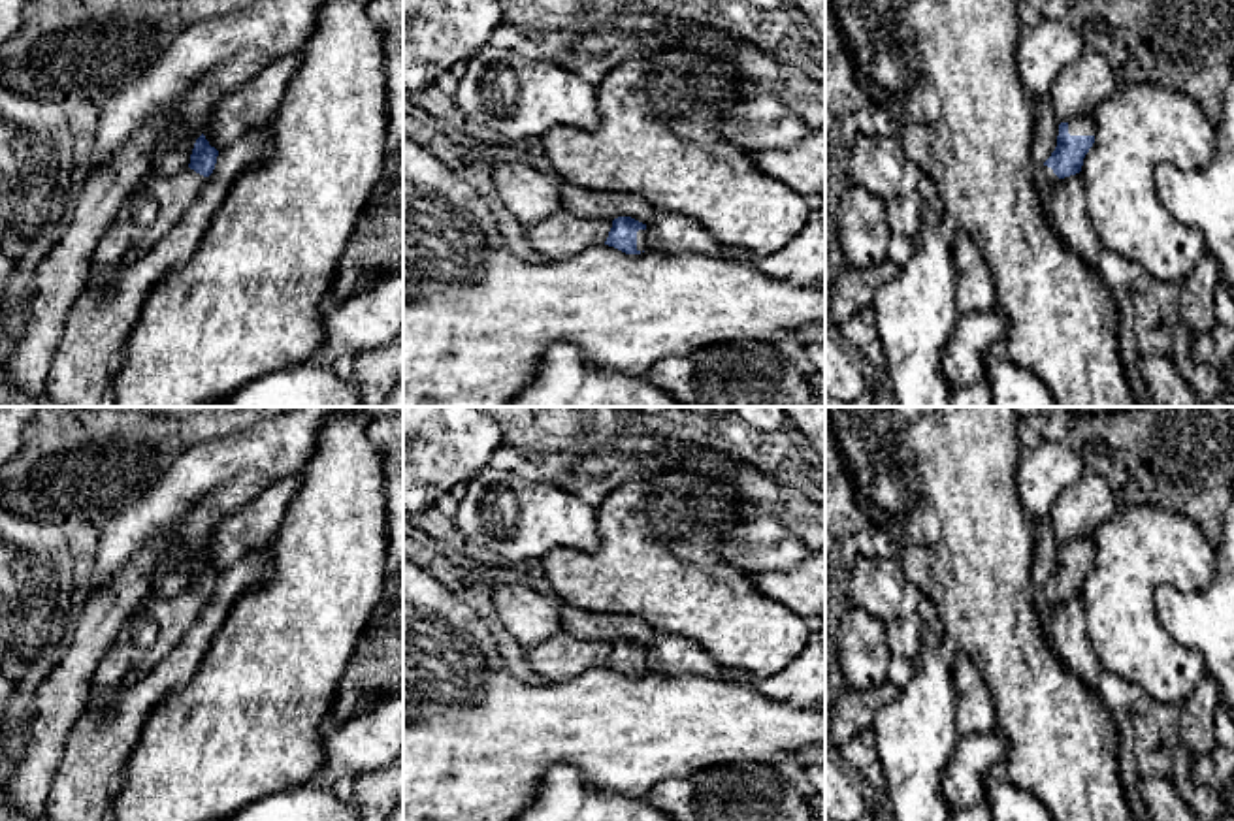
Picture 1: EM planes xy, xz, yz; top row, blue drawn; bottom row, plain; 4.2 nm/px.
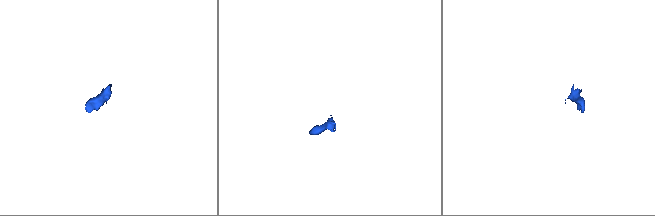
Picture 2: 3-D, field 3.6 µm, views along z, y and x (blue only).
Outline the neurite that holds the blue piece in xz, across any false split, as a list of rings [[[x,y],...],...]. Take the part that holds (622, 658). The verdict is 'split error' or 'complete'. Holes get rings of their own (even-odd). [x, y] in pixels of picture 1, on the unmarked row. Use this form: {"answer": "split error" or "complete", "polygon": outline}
{"answer": "split error", "polygon": [[[618,638],[612,642],[612,650],[605,667],[614,668],[625,676],[641,676],[646,672],[646,646],[631,638]]]}

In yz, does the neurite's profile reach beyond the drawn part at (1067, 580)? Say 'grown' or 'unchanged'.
grown

